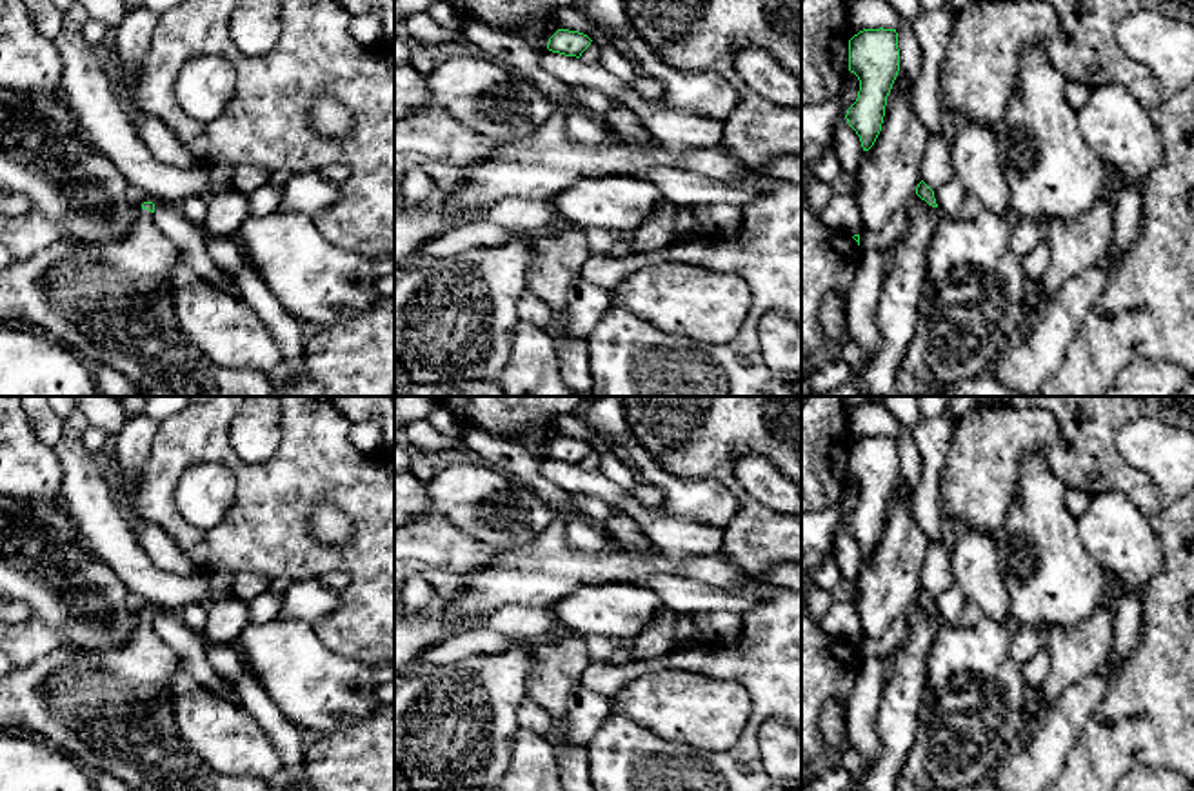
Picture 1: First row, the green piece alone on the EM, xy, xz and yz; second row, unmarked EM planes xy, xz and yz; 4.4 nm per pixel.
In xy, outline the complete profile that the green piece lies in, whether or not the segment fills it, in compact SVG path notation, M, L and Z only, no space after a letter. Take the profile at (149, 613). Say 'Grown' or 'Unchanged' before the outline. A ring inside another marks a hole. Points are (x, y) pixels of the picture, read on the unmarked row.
Grown. M144 609L131 636L109 651L56 647L31 666L13 666L0 676L0 733L27 735L55 744L91 773L107 773L134 791L278 791L256 776L222 775L209 767L178 735L173 715L174 676L184 671L174 651L154 629L154 611Z

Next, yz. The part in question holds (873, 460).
Unchanged. M863 436L849 447L849 478L860 487L856 509L847 516L847 531L869 558L883 531L887 504L900 478L896 436Z

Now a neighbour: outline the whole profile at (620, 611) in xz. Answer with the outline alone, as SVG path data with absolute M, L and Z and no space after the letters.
M636 584L580 586L551 606L574 635L602 635L629 644L662 613L665 604Z

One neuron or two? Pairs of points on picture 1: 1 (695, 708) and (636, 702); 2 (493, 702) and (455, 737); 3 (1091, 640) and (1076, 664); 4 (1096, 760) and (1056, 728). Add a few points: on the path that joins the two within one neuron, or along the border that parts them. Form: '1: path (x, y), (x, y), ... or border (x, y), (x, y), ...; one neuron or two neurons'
1: path (680, 706), (651, 702); one neuron
2: path (484, 708), (464, 728); one neuron
3: path (1085, 646), (1076, 659); one neuron
4: border (1098, 706), (1071, 746), (1060, 771); two neurons

